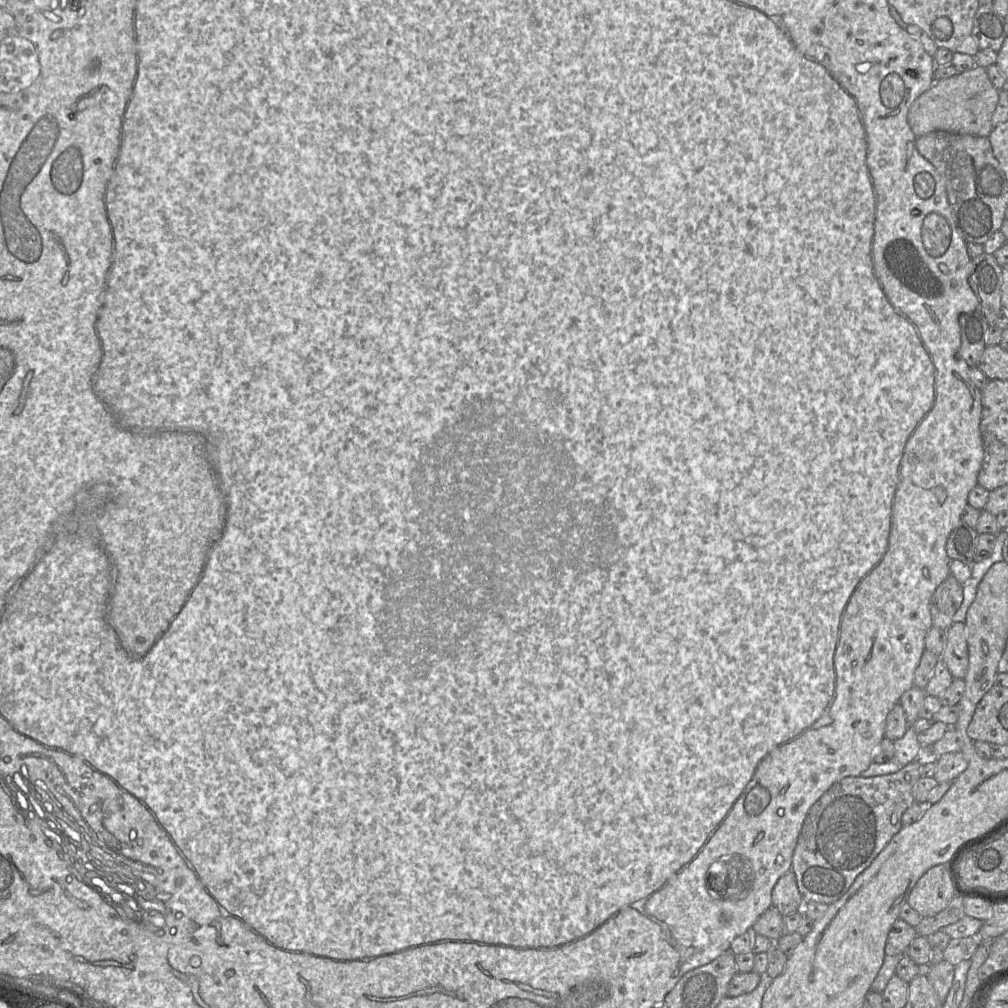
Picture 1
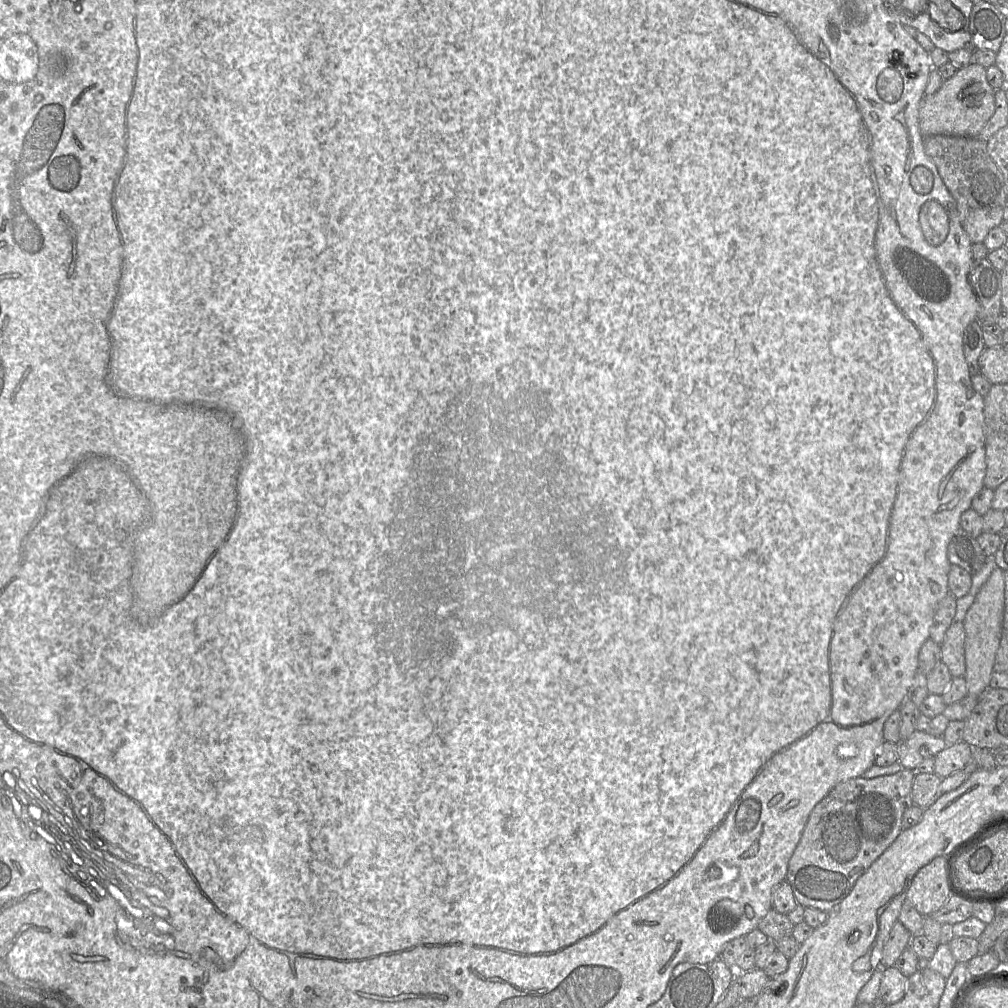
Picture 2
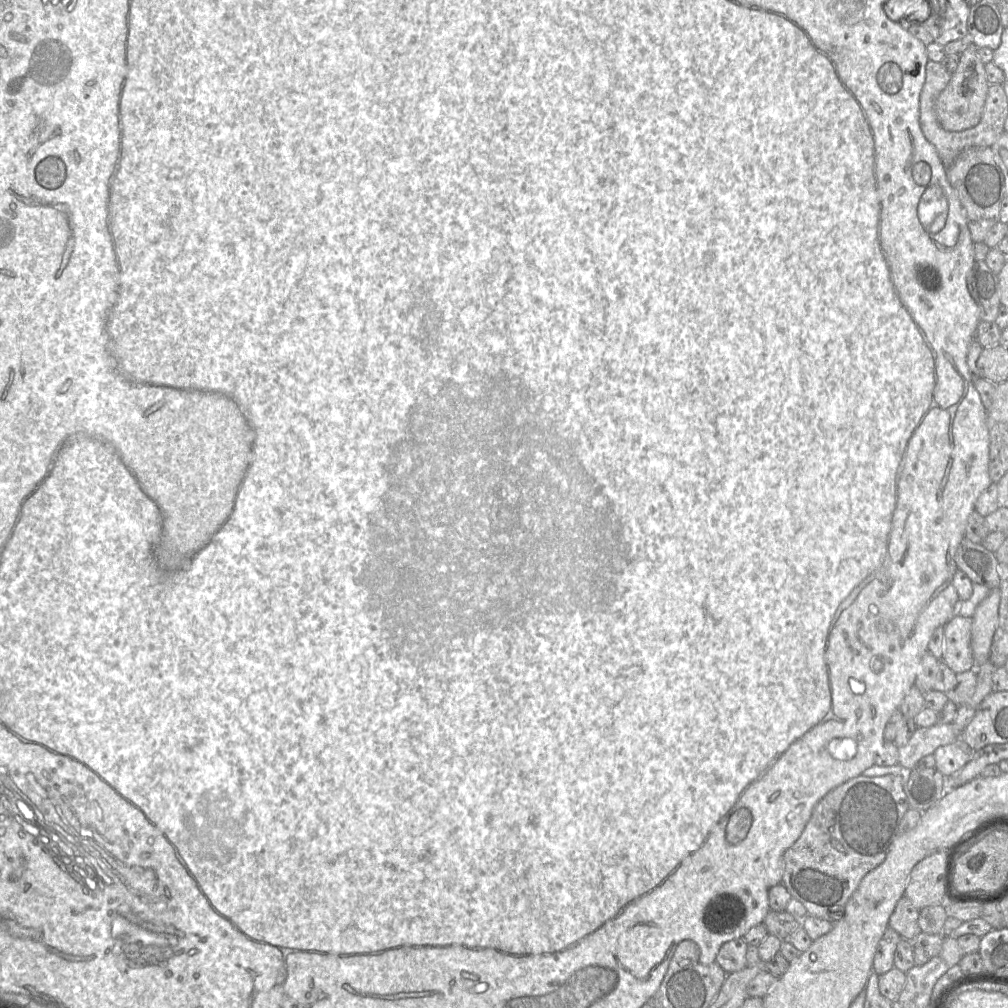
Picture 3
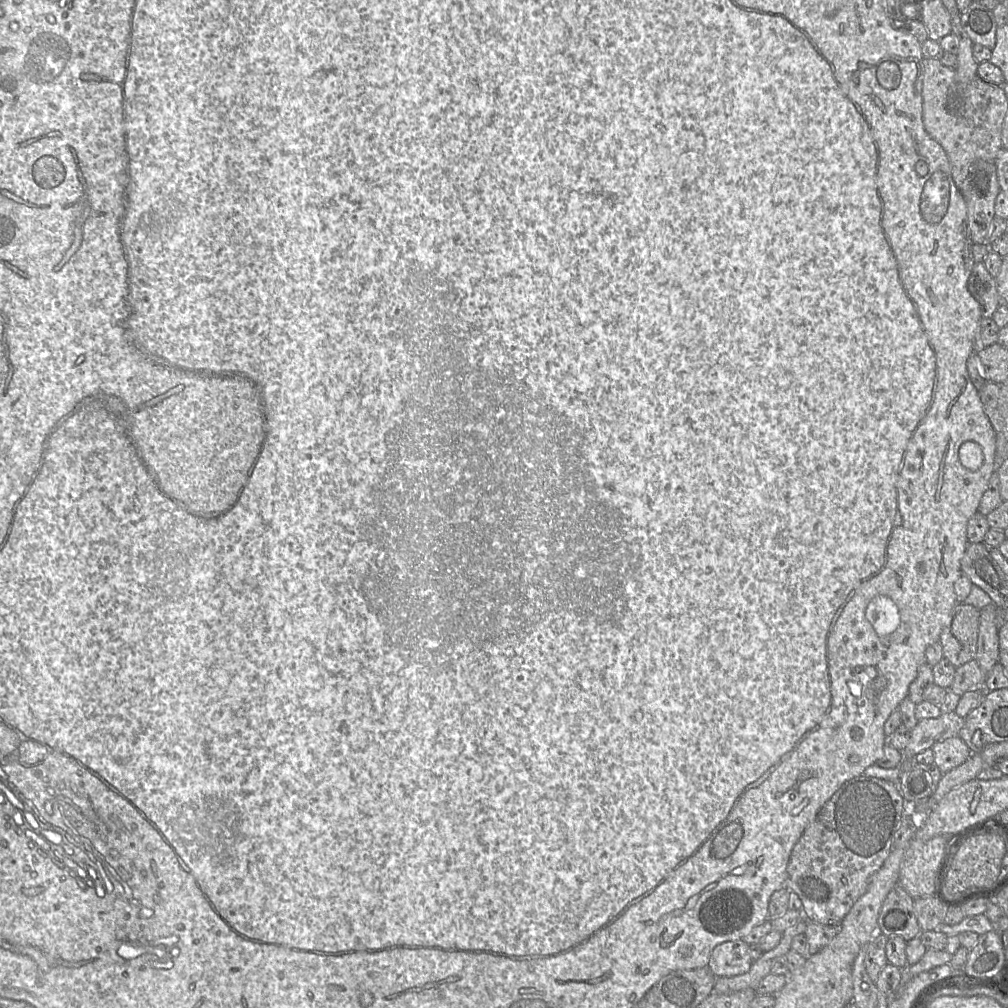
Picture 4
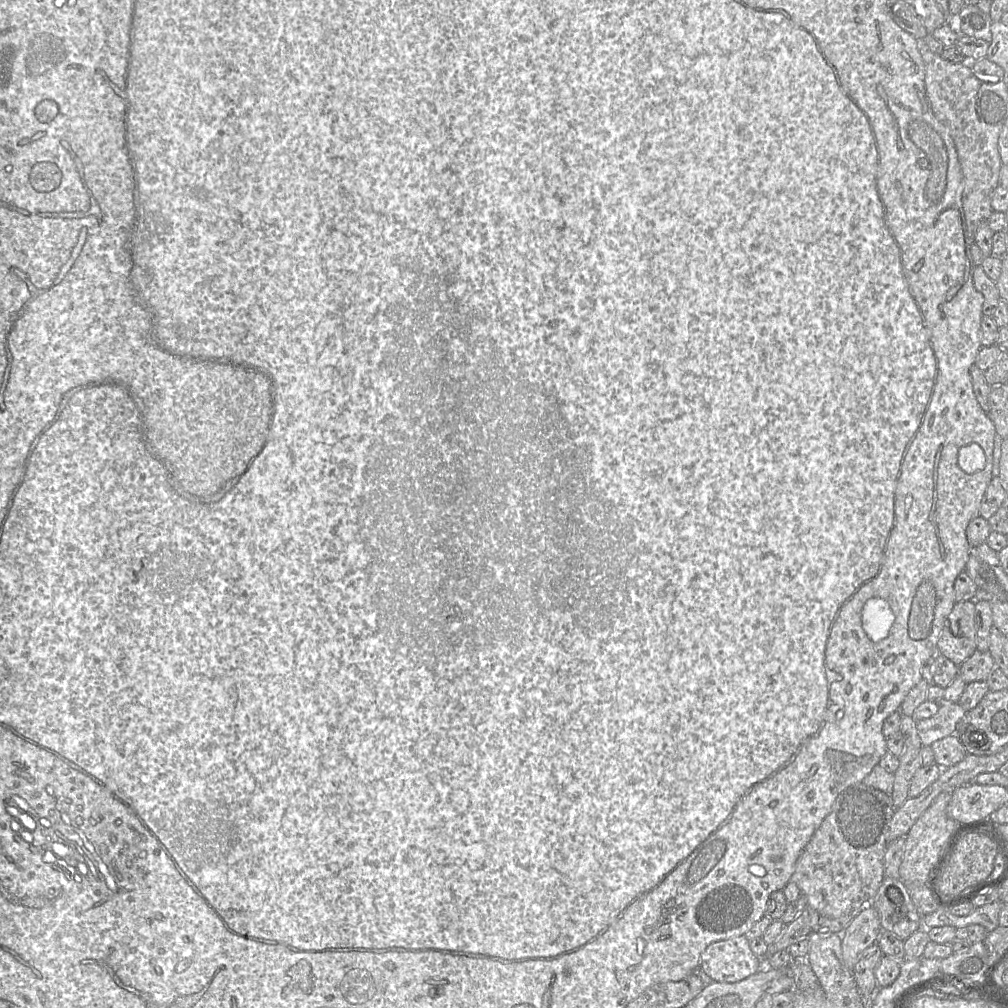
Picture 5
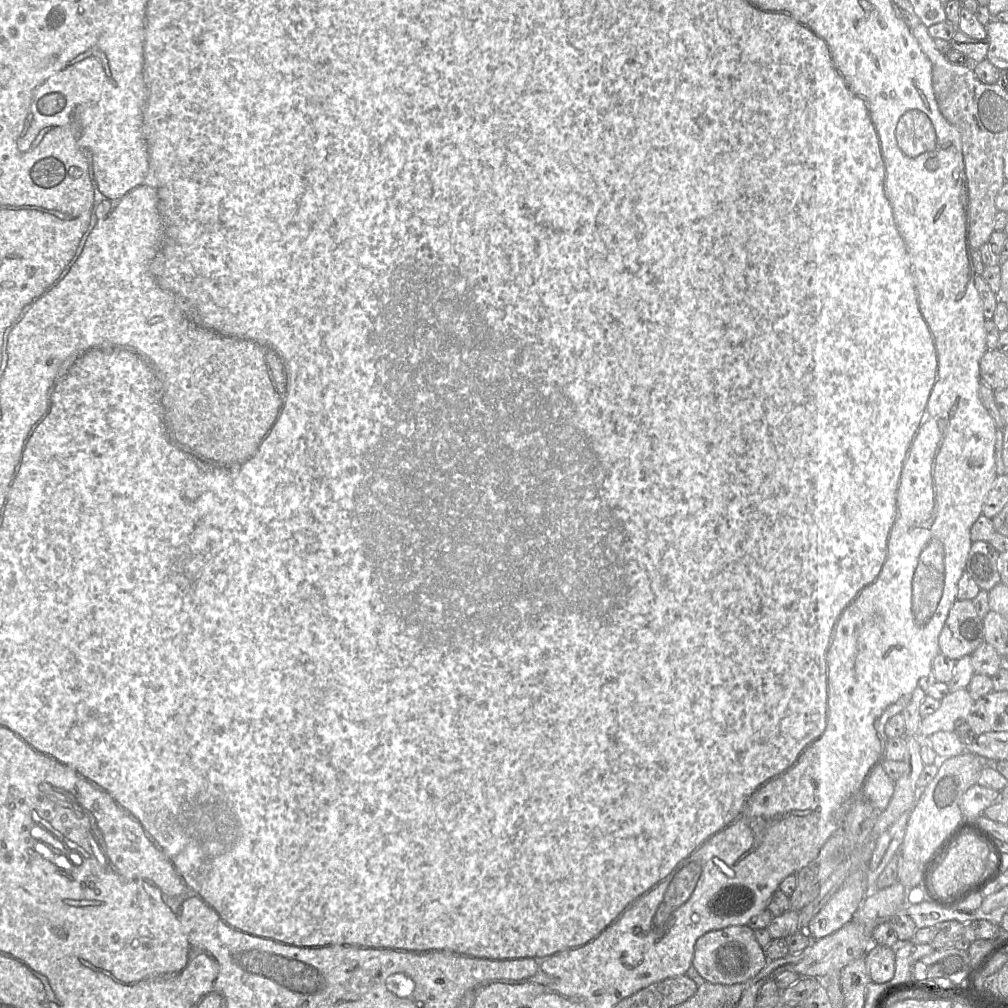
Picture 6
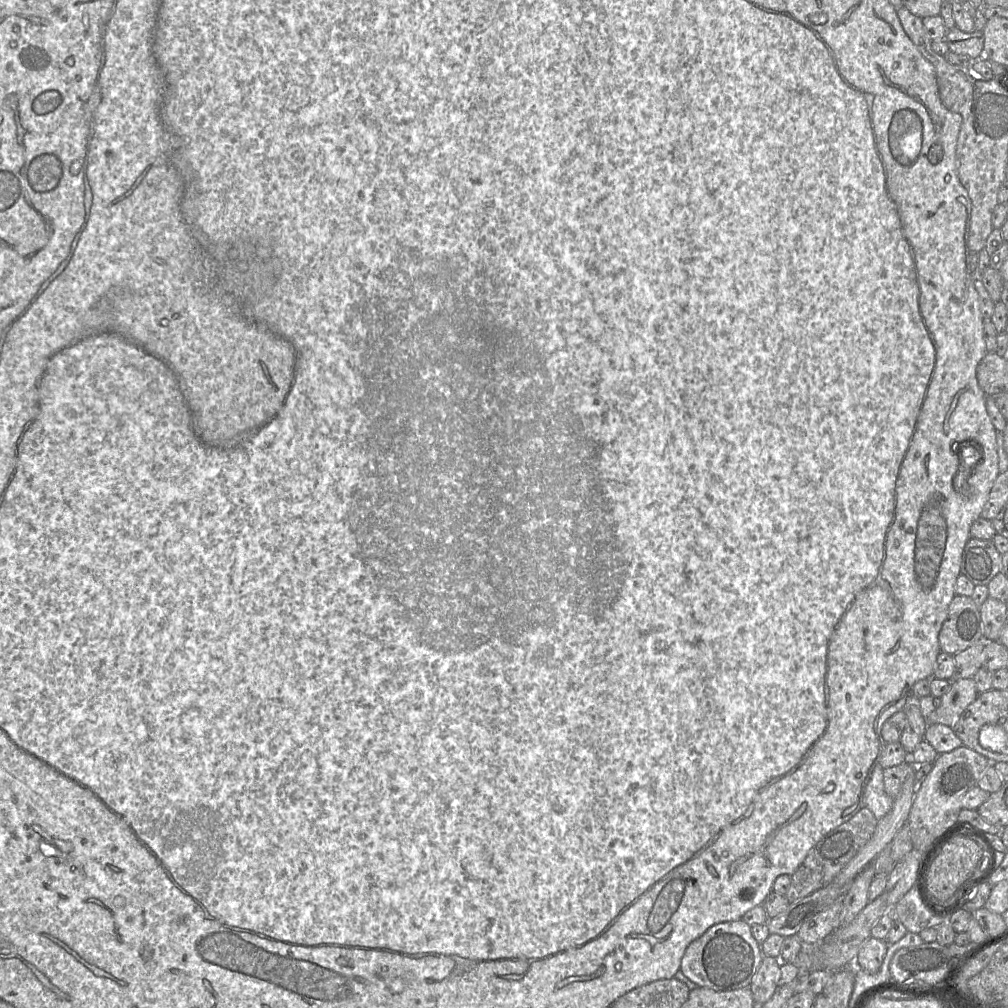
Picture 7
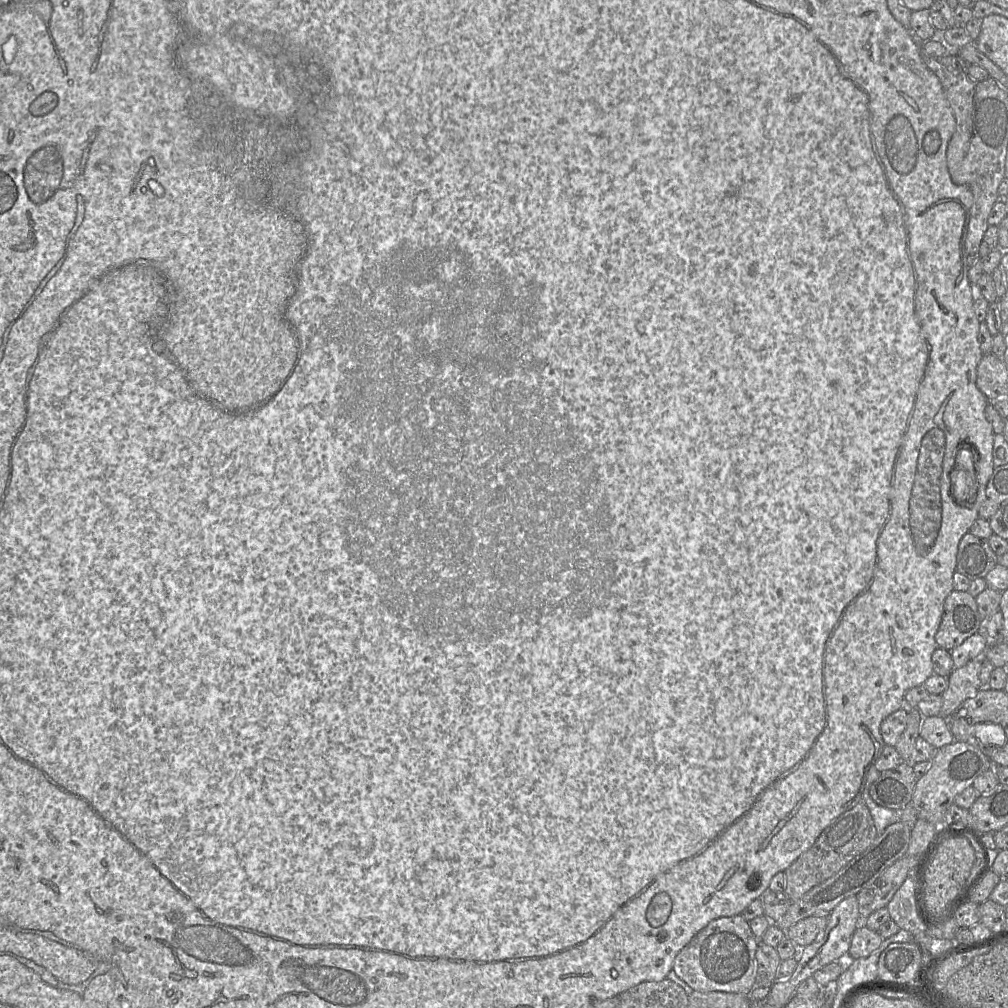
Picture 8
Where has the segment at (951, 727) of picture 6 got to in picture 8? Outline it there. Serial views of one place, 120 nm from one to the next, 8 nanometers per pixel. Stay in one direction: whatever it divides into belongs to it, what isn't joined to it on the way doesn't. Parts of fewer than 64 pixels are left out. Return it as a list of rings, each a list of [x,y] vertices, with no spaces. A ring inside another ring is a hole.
[[[982,657],[969,661],[960,668],[954,668],[948,679],[948,686],[941,694],[942,707],[941,713],[945,718],[951,717],[963,704],[963,702],[973,697],[981,688],[979,671],[984,661]]]

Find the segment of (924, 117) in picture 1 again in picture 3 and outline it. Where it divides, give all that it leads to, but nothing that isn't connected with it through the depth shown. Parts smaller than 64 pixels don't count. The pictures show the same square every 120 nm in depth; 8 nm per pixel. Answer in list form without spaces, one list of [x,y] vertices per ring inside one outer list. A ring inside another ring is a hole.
[[[967,39],[967,47],[958,60],[956,71],[952,74],[946,88],[935,103],[935,112],[943,129],[951,132],[967,130],[976,126],[982,117],[990,83],[985,72],[985,64],[979,59],[975,47]]]

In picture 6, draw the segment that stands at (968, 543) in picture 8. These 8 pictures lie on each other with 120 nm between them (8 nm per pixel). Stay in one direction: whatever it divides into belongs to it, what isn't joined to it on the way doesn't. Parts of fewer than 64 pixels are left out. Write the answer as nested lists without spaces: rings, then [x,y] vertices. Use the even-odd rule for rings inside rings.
[[[988,541],[972,542],[965,572],[980,589],[990,591],[1001,582],[999,573],[1000,553]]]

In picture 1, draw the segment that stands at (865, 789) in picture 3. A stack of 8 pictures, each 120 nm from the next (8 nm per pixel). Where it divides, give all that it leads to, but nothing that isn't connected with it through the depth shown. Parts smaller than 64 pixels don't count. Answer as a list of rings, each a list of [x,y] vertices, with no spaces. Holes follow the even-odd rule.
[[[921,758],[901,767],[895,773],[881,776],[850,776],[833,784],[810,808],[792,855],[791,871],[805,902],[831,904],[840,899],[856,877],[885,848],[902,825],[902,815],[914,802],[913,787],[920,776]]]

